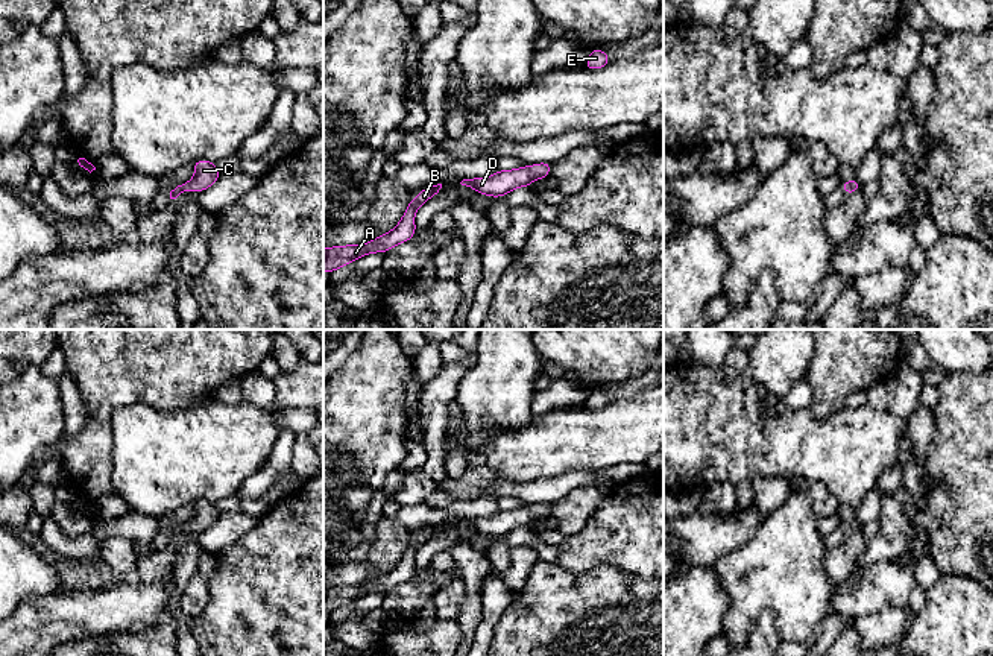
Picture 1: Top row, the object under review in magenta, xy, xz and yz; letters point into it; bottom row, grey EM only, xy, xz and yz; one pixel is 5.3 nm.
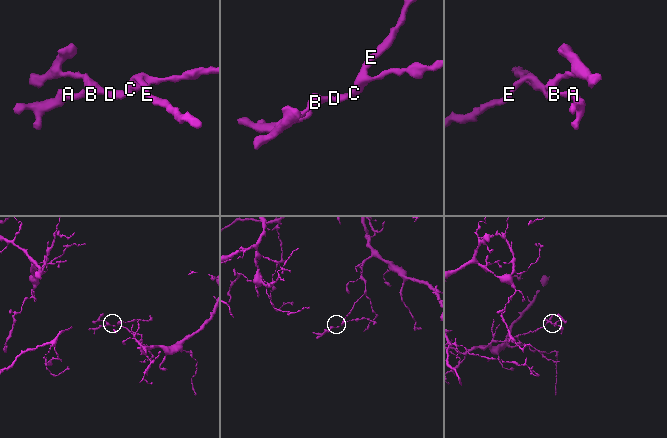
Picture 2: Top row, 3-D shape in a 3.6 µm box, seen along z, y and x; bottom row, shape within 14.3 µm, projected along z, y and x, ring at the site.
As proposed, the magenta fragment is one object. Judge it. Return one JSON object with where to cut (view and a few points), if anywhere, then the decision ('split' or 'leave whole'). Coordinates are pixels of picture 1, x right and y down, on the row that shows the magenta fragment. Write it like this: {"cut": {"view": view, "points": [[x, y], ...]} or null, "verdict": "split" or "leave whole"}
{"cut": null, "verdict": "leave whole"}

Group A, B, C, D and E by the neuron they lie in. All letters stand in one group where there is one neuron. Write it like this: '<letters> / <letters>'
A B C D E

